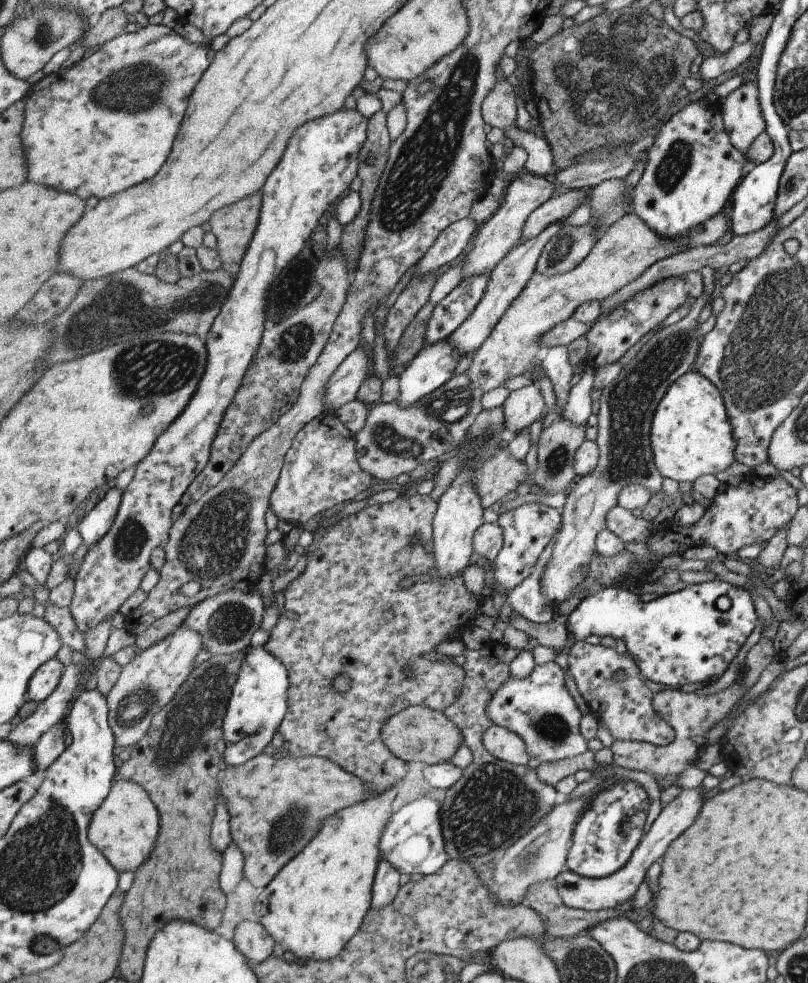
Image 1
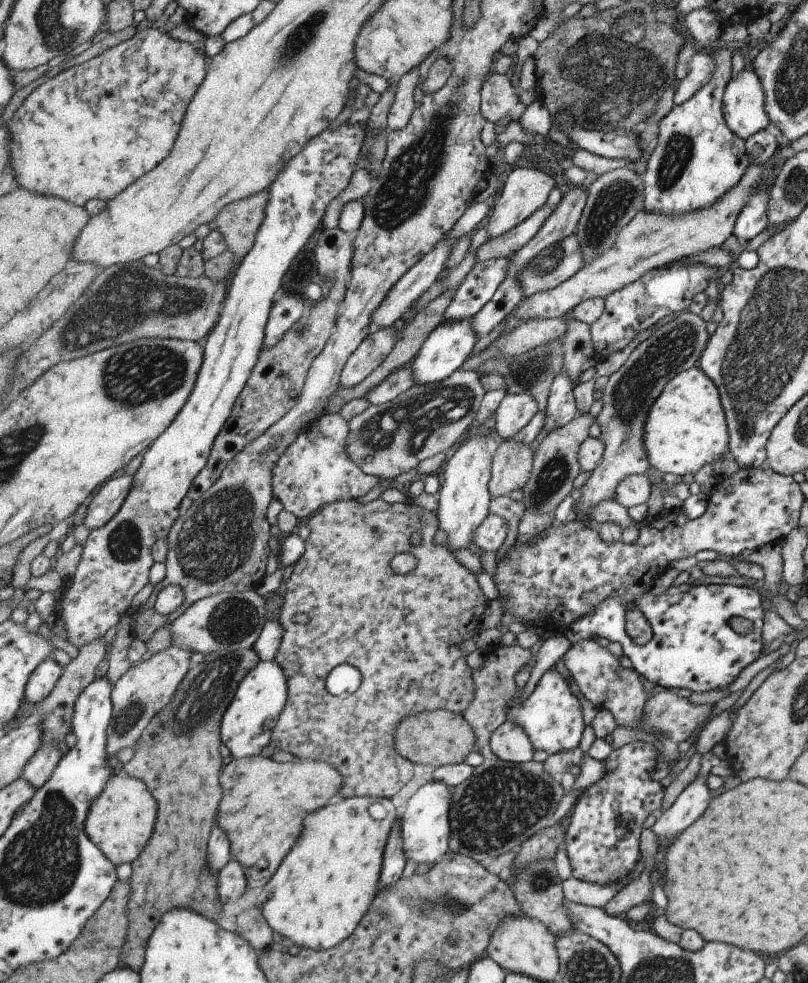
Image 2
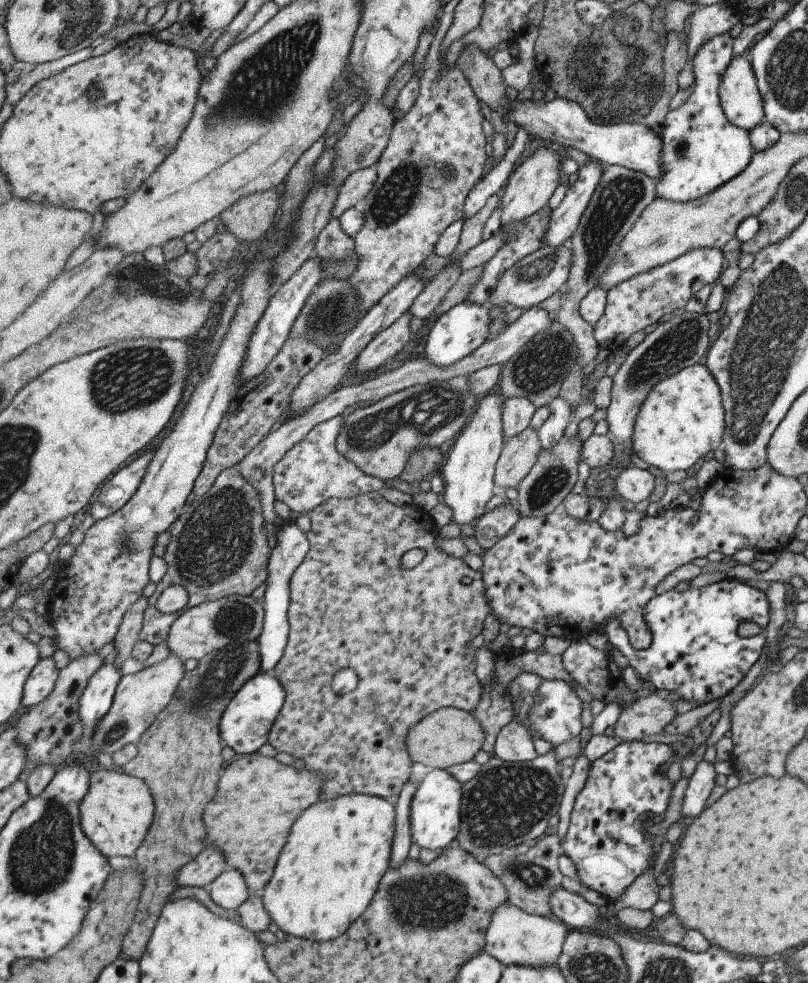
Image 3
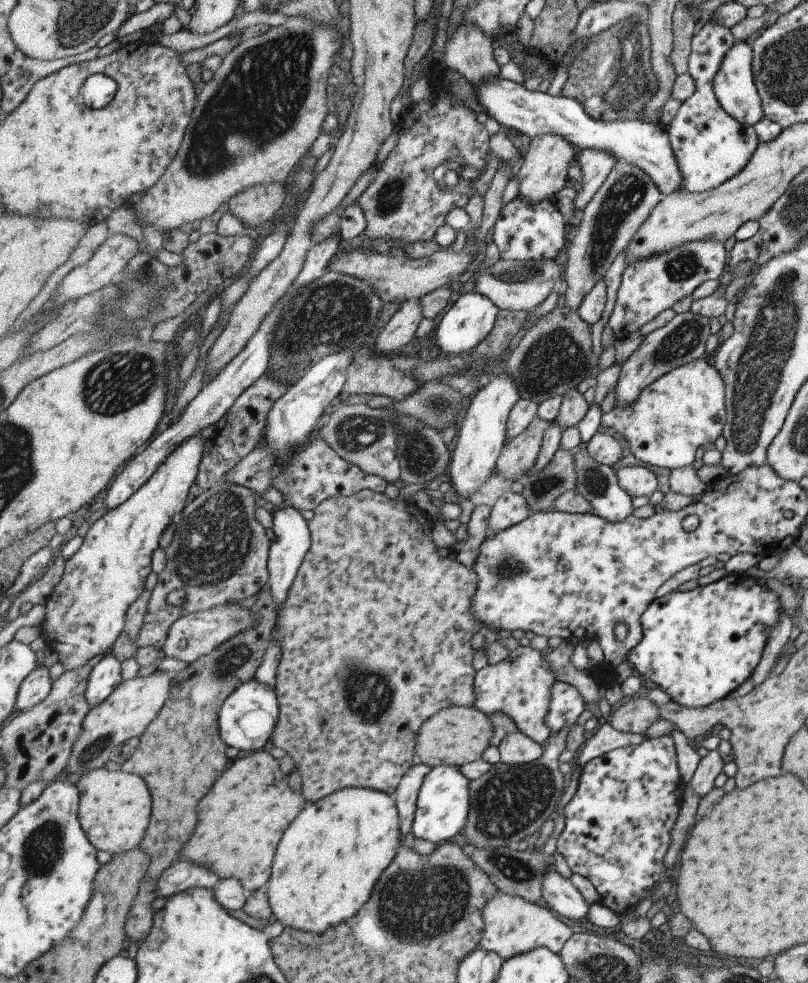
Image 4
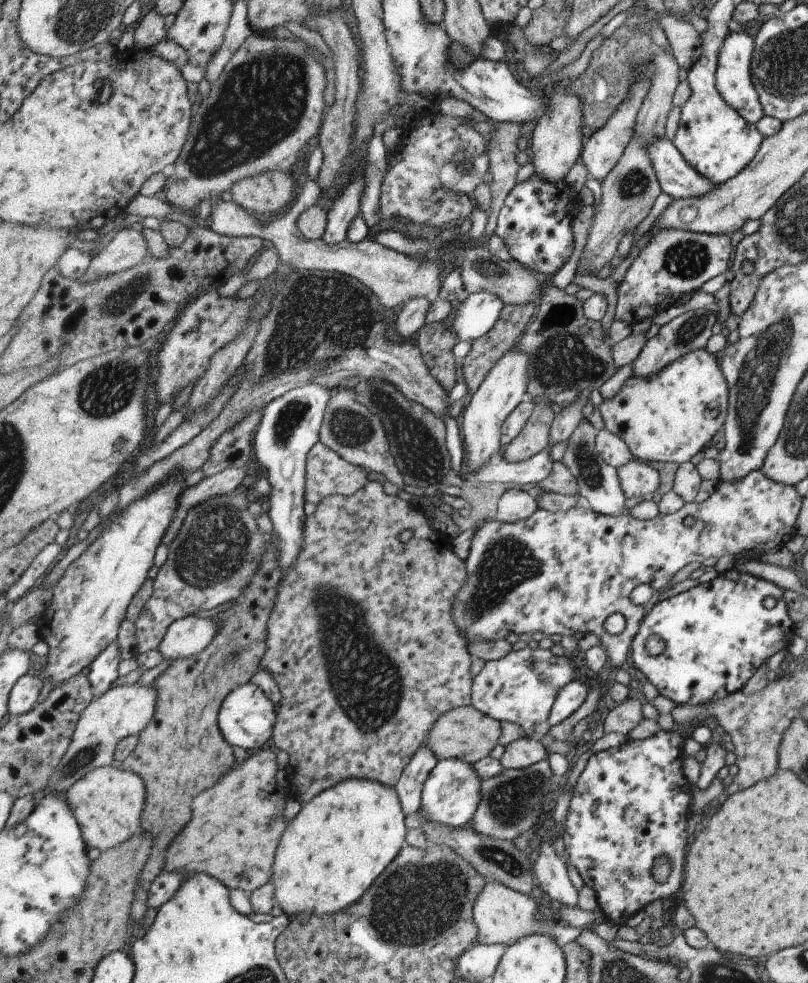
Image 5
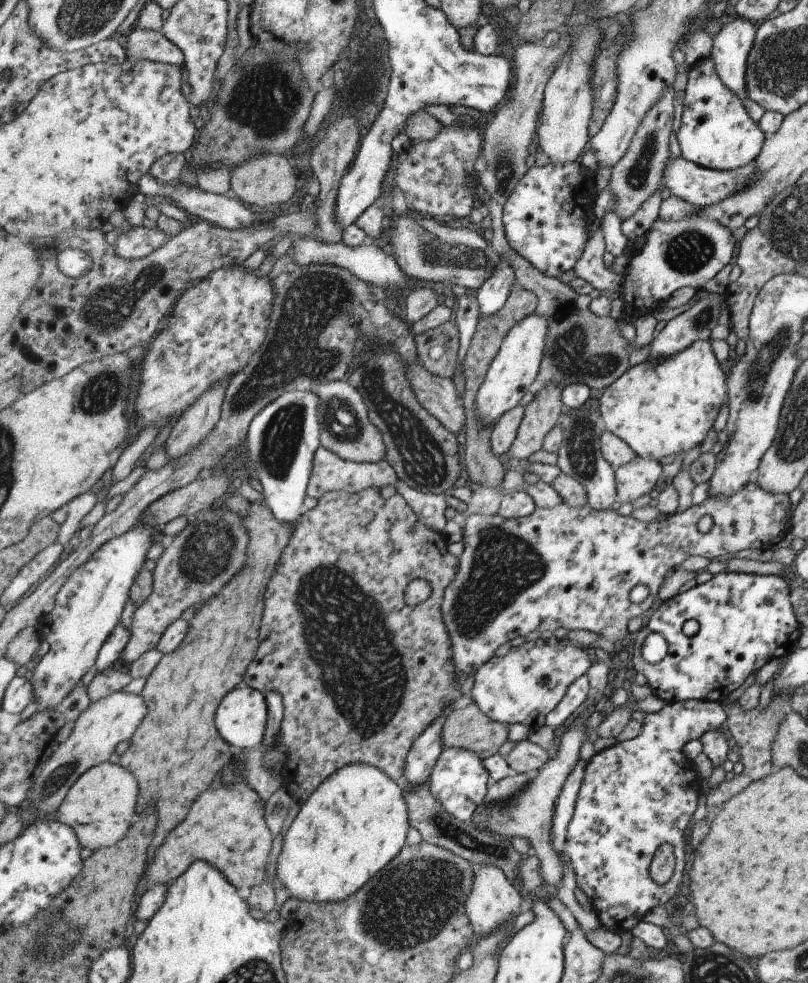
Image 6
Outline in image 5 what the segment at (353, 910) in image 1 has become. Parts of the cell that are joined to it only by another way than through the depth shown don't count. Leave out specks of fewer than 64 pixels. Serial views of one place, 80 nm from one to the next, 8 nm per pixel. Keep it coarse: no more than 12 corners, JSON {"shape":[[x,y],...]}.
{"shape":[[338,782],[275,857],[289,917],[359,904],[406,846],[396,787]]}

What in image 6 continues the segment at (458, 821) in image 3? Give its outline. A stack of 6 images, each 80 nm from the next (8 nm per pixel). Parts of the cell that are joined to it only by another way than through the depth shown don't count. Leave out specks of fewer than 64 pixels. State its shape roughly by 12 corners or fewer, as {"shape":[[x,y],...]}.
{"shape":[[447,747],[429,778],[463,822],[485,802],[491,773],[475,751]]}

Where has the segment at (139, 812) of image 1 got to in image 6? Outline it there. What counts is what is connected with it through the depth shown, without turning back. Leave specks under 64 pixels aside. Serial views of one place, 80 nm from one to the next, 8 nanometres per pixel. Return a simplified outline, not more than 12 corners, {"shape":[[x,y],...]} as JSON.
{"shape":[[107,761],[75,782],[56,816],[96,851],[126,837],[140,784]]}

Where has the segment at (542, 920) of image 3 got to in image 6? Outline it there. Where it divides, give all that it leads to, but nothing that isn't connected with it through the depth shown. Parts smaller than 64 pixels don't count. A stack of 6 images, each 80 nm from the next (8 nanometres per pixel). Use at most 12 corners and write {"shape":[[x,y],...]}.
{"shape":[[500,866],[475,867],[464,907],[476,936],[529,901]]}

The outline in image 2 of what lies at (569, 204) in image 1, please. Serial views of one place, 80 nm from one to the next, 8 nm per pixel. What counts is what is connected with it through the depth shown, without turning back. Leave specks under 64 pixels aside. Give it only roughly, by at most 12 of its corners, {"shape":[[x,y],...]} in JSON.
{"shape":[[557,206],[493,237],[477,249],[474,264],[515,255],[550,218]]}

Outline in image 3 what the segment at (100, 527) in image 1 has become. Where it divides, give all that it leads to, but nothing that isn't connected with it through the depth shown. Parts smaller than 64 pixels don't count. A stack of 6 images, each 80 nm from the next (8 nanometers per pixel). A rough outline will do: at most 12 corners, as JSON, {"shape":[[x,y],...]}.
{"shape":[[157,446],[139,455],[100,490],[91,514],[110,517],[135,496]]}

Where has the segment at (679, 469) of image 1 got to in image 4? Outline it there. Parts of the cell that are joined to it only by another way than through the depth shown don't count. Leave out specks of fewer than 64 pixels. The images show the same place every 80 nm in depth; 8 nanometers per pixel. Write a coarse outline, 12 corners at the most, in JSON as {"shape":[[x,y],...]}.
{"shape":[[706,355],[602,414],[628,452],[672,469],[709,448],[724,384]]}

